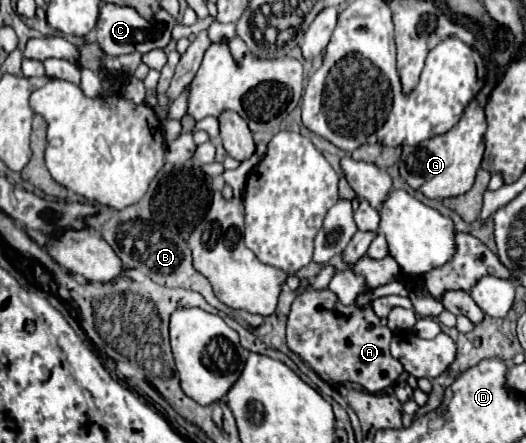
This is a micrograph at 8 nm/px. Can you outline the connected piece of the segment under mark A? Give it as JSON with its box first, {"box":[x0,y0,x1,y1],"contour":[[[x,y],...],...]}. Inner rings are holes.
{"box":[286,286,404,394],"contour":[[[308,286],[296,296],[288,314],[286,338],[288,348],[330,386],[352,382],[376,394],[392,386],[404,372],[402,364],[390,356],[392,330],[380,324],[372,306],[344,306],[328,288],[314,290]]]}

